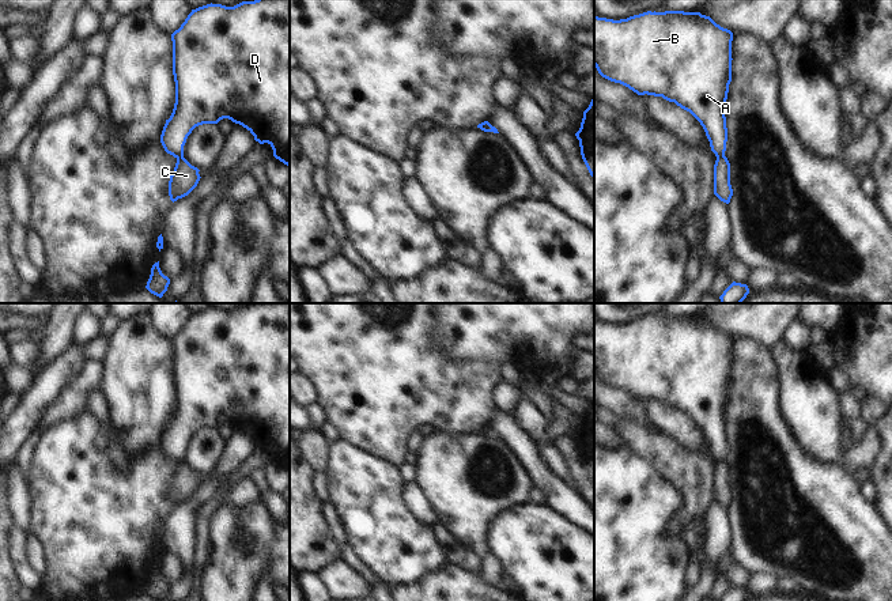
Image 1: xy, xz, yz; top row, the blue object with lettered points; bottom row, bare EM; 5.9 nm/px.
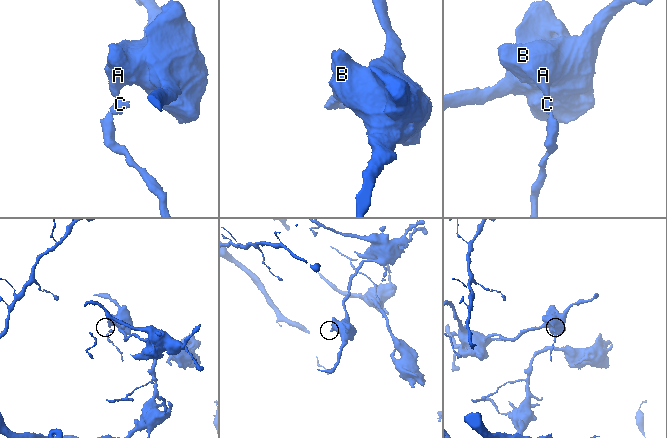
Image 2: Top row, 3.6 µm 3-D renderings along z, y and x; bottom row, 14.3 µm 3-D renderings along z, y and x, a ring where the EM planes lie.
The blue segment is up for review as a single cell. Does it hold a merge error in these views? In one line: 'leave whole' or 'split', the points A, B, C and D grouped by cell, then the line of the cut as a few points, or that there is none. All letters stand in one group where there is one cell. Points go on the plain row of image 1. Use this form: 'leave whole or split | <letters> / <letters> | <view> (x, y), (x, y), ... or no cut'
split | A B D / C | yz (724, 458), (717, 462)

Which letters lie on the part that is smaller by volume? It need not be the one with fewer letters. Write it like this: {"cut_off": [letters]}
{"cut_off": ["C"]}

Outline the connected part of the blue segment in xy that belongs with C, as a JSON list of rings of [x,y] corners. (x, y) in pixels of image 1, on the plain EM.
[[[184,461],[177,464],[169,485],[169,500],[173,507],[188,500],[197,491],[201,483],[199,476]]]

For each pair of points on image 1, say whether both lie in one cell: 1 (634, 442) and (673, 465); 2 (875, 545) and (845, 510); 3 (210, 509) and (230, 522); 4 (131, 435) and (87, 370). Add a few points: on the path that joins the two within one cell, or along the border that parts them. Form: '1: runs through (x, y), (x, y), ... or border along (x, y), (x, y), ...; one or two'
1: runs through (643, 443), (656, 448), (664, 456); one
2: runs through (866, 537), (847, 518); one
3: border along (219, 506), (208, 522), (208, 543); two
4: border along (102, 361), (102, 380), (98, 388); two

